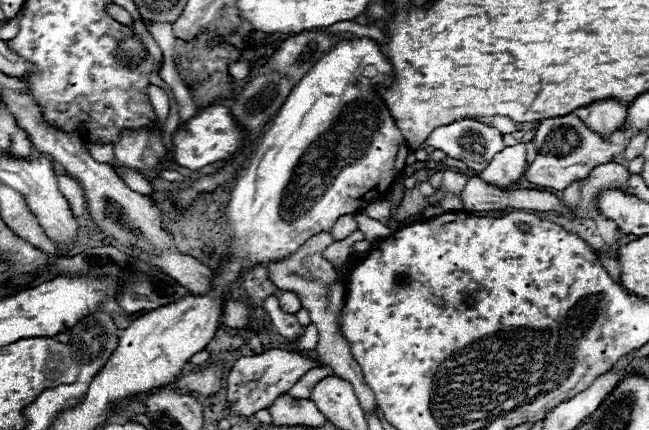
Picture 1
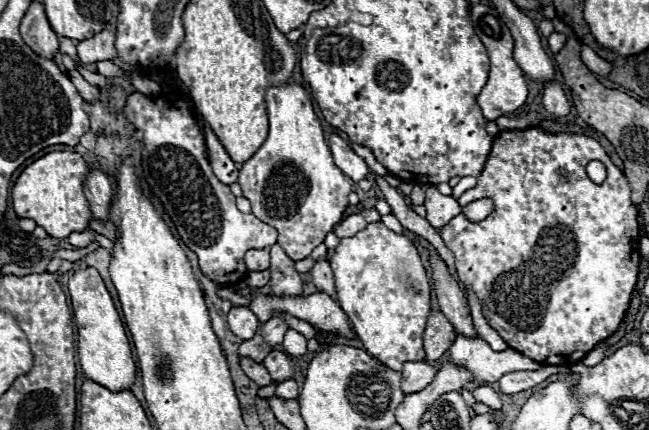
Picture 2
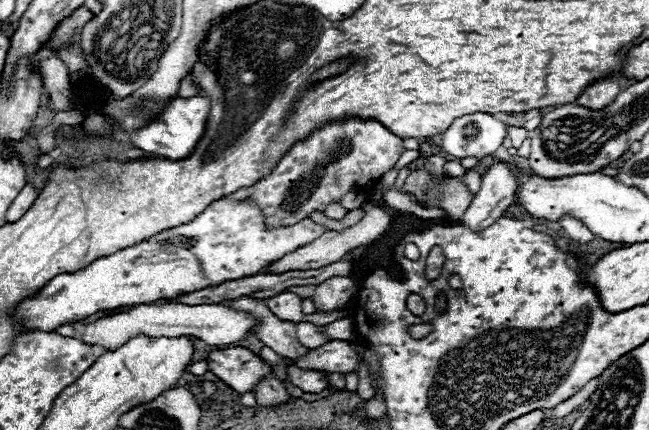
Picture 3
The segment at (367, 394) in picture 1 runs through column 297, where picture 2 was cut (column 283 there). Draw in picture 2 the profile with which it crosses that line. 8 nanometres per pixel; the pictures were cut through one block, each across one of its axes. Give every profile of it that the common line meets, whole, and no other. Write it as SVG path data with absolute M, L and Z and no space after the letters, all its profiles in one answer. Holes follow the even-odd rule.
M276 244L270 250L272 262L270 262L270 286L272 286L272 294L274 296L298 296L302 292L302 276L300 272L294 268L294 260L290 260L284 250Z

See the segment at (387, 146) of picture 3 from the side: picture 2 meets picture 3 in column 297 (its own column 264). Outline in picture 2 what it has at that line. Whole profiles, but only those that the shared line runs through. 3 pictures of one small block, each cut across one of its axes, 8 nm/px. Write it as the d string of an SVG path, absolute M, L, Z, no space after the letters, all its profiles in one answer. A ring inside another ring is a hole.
M284 84L280 88L268 88L266 110L270 118L268 138L262 144L262 148L248 162L242 164L238 184L242 186L244 198L248 198L252 204L252 214L260 218L264 224L270 224L272 228L278 230L278 244L296 262L310 256L310 252L324 242L324 236L332 232L334 226L342 220L352 186L350 180L332 162L332 154L324 140L320 120L314 114L308 88L300 84Z

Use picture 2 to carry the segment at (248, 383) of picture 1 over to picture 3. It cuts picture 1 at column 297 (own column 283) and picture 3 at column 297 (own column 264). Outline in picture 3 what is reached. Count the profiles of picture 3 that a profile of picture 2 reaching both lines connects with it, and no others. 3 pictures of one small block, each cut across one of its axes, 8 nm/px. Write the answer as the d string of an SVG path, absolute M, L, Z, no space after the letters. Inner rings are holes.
M332 340L322 344L320 348L308 350L300 358L284 358L284 366L298 366L302 370L316 370L316 372L354 372L358 368L358 354L344 340Z

